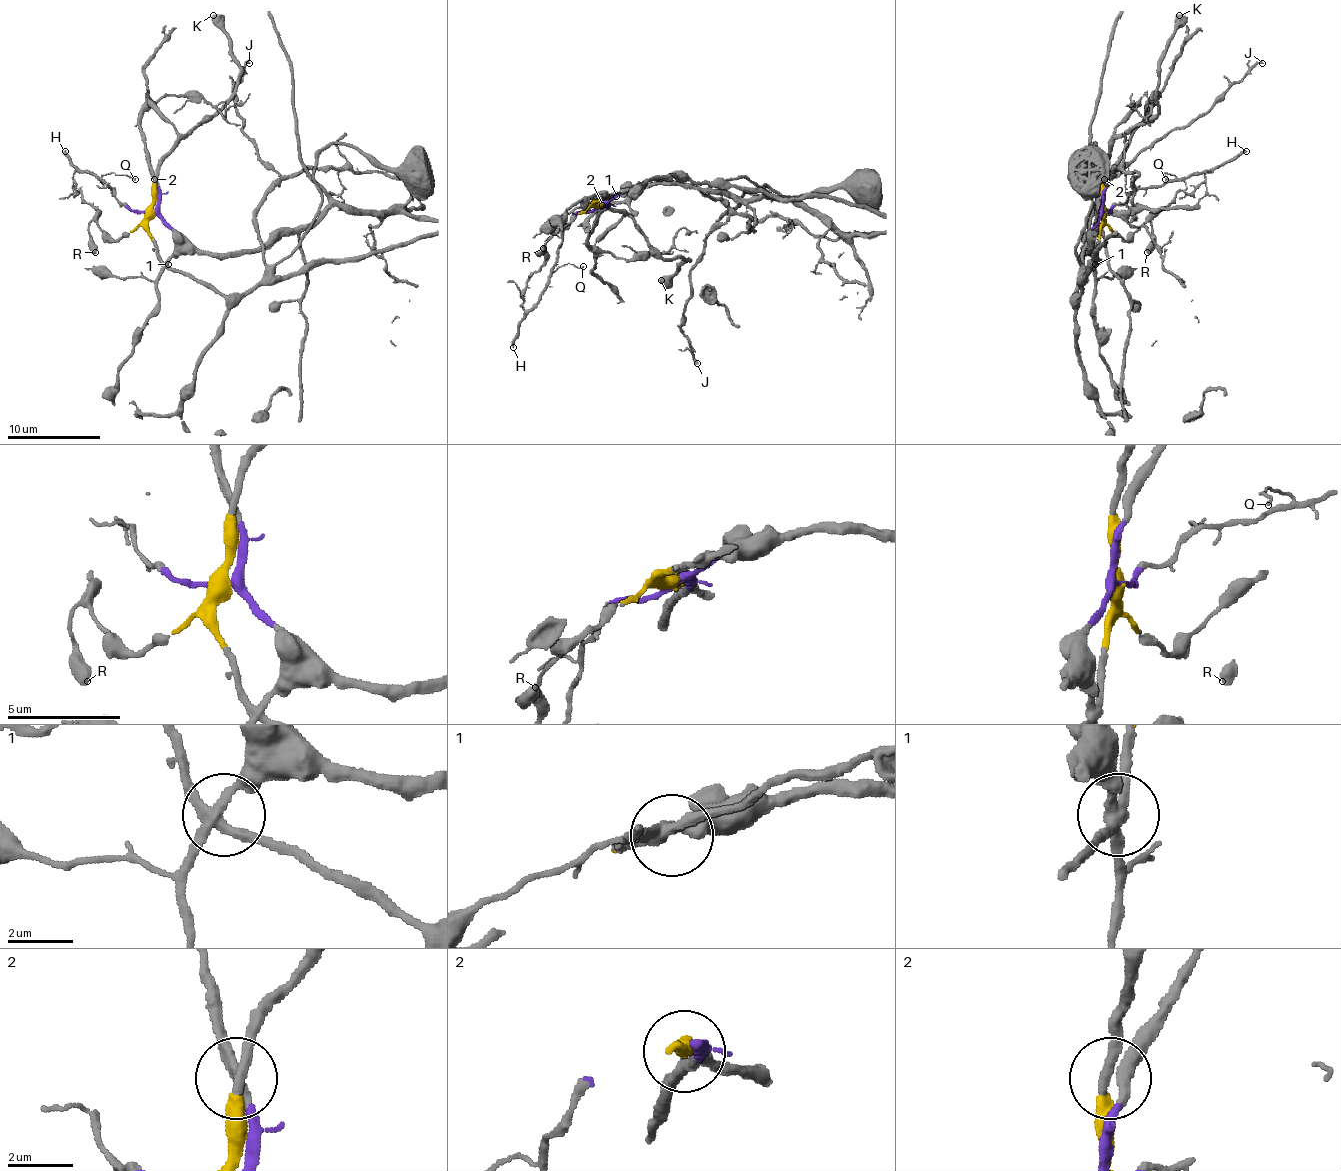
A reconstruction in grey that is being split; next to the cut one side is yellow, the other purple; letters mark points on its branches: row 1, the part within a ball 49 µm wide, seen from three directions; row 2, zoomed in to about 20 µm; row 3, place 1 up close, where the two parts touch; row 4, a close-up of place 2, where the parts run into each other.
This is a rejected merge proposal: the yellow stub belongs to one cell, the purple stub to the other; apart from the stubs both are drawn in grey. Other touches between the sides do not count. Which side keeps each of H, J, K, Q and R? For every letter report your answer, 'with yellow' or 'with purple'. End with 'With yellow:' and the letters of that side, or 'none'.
H: with purple
J: with yellow
K: with yellow
Q: with purple
R: with yellow
With yellow: J, K, R

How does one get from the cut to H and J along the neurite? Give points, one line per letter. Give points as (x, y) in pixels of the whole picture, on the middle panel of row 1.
H: (600, 205), (579, 212), (562, 231), (548, 285), (520, 322), (513, 348)
J: (600, 205), (595, 200), (674, 177), (712, 184), (702, 193), (728, 210), (691, 271), (681, 331), (698, 364)

